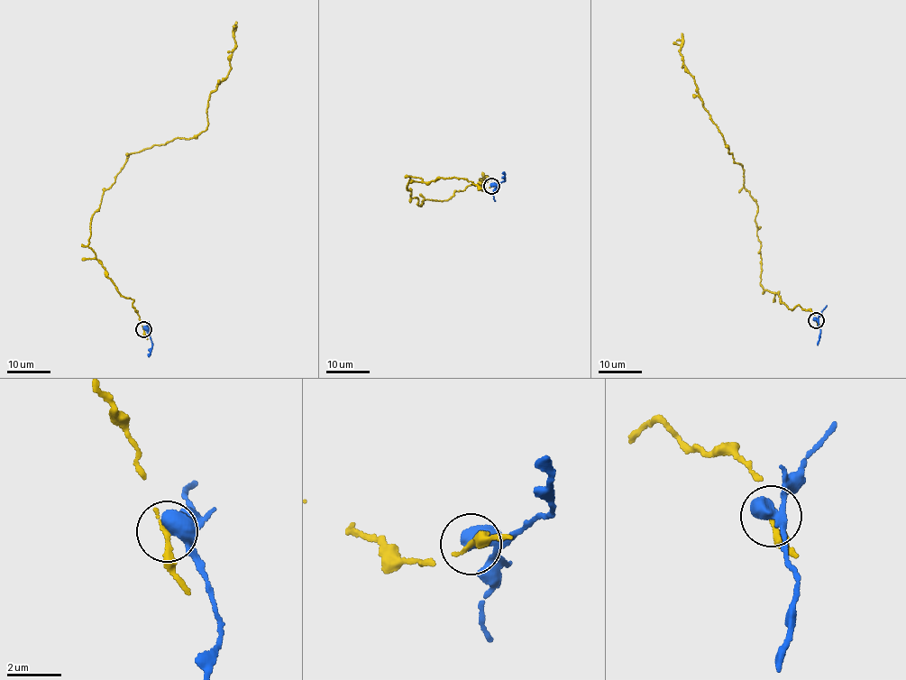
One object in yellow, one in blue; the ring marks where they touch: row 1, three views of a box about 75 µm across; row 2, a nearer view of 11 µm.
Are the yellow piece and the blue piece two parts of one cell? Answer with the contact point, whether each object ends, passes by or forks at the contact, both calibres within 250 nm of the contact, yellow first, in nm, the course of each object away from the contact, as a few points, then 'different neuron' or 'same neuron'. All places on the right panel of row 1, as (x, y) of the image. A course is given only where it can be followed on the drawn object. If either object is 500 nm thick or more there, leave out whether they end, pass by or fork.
at (816, 320); yellow ends there; blue passes by; 240 nm thick on the yellow side, 460 nm on the other; yellow runs (817, 320), (761, 283), (757, 206), (685, 67), (681, 32); blue runs (817, 320), (820, 334), (818, 345); different neuron

